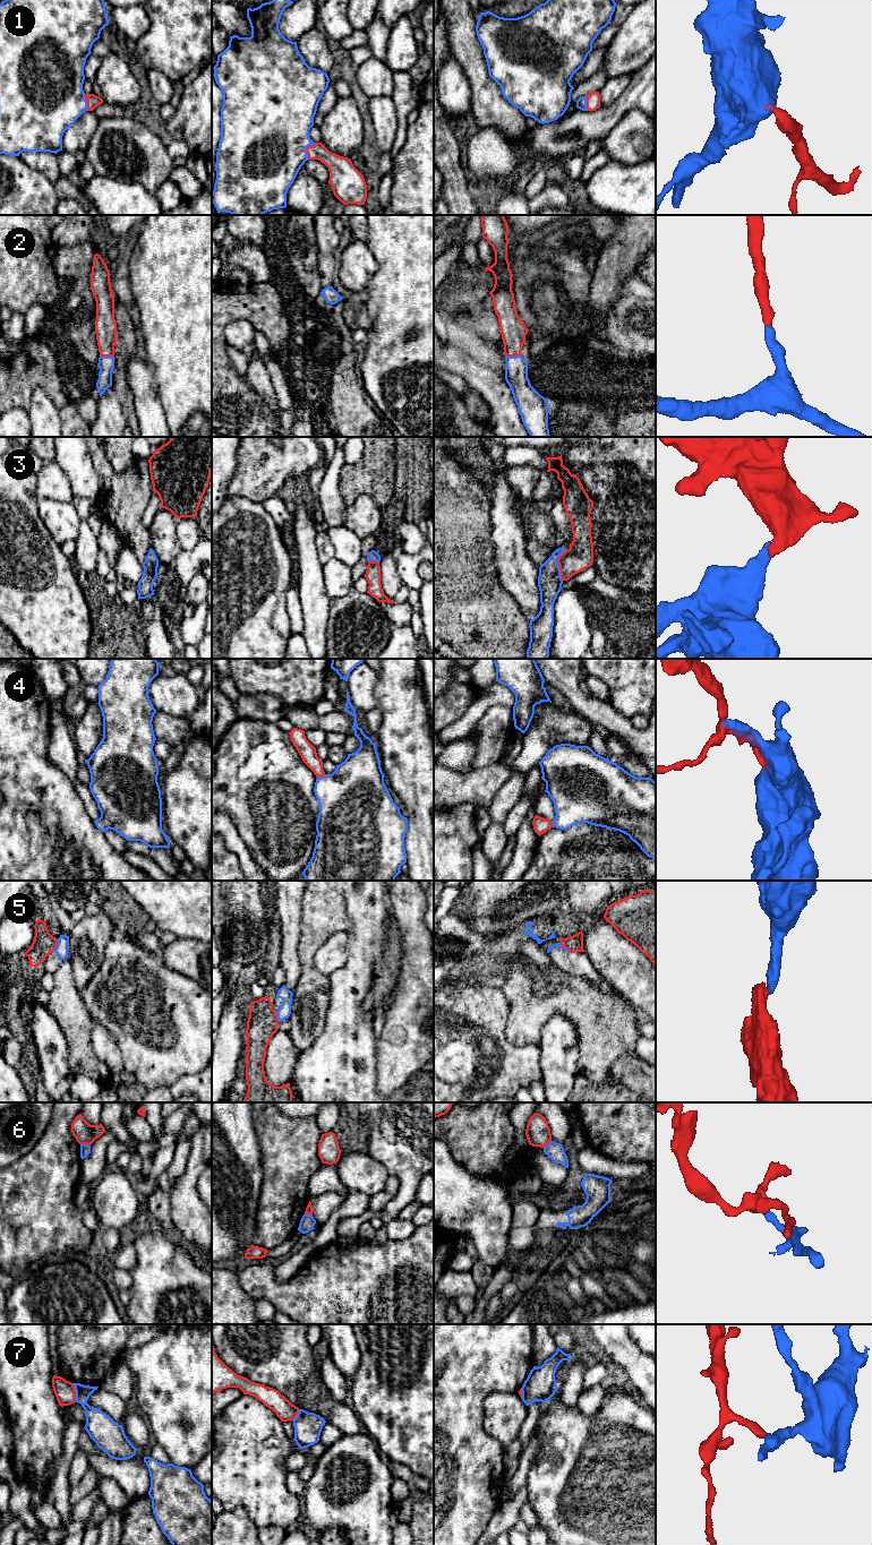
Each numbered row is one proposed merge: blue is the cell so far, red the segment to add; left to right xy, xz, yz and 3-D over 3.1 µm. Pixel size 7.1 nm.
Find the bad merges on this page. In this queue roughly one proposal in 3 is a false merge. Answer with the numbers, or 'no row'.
6, 7

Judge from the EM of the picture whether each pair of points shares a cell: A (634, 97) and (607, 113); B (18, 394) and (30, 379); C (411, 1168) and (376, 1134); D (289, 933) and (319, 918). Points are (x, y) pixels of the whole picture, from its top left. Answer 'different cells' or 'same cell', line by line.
A: same cell
B: same cell
C: same cell
D: different cells

